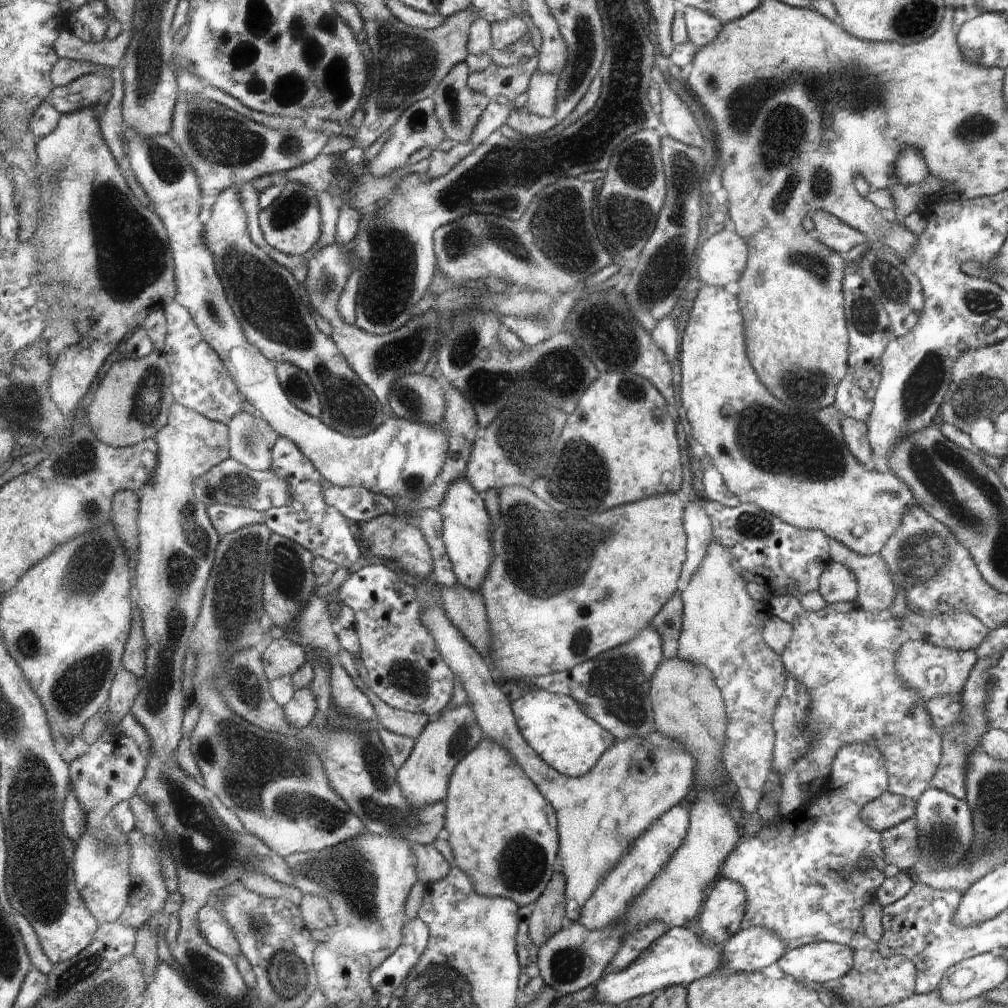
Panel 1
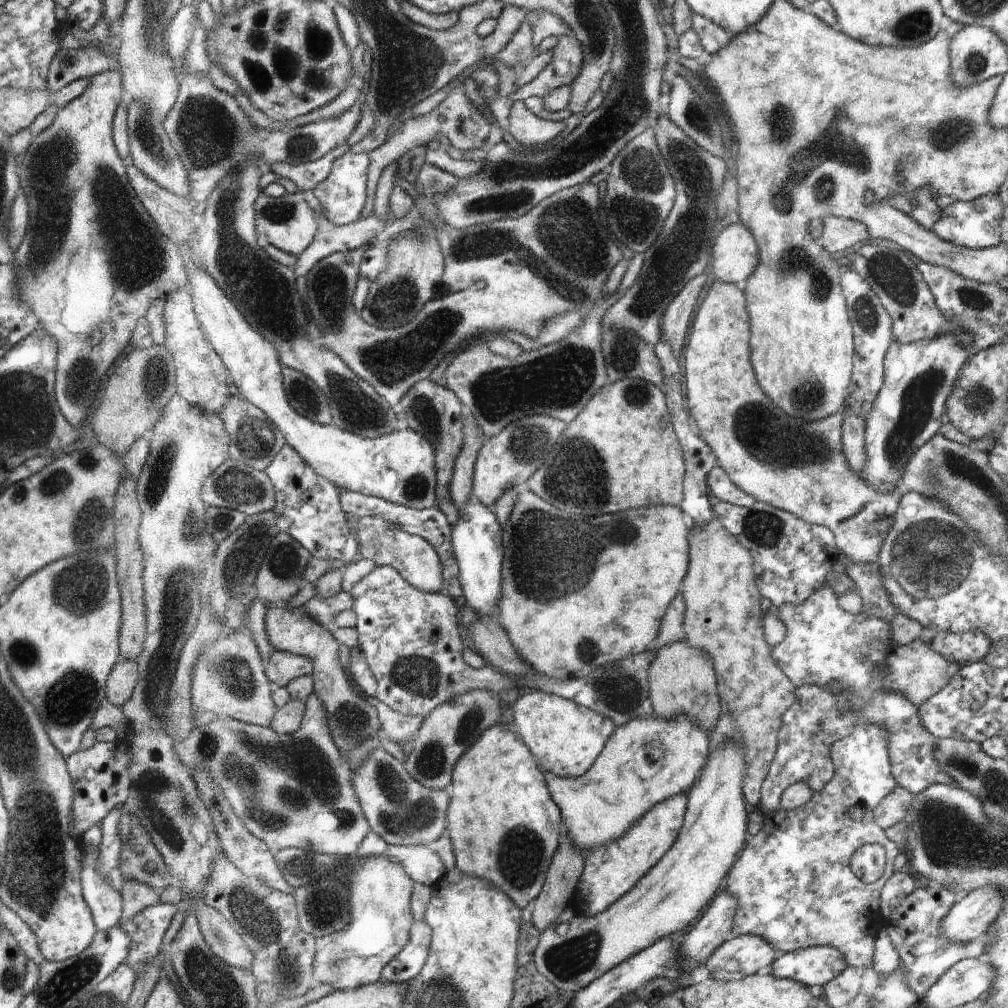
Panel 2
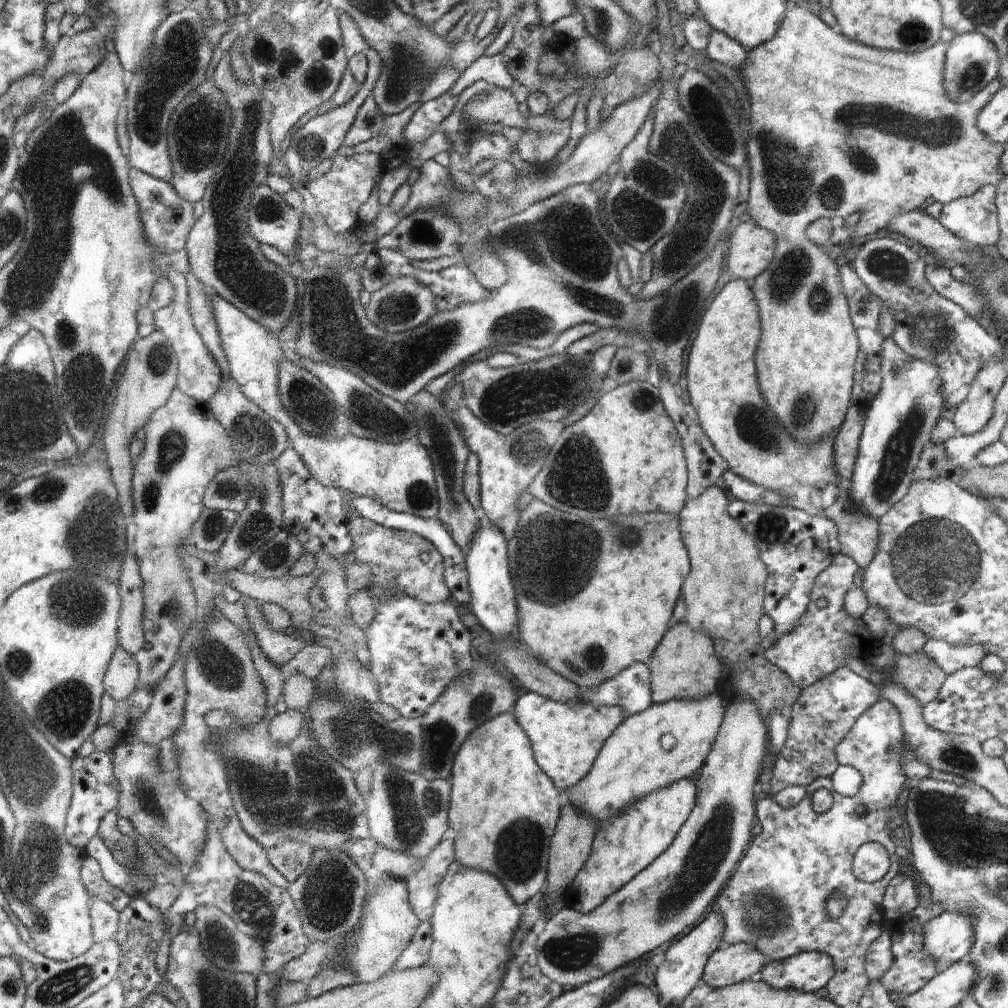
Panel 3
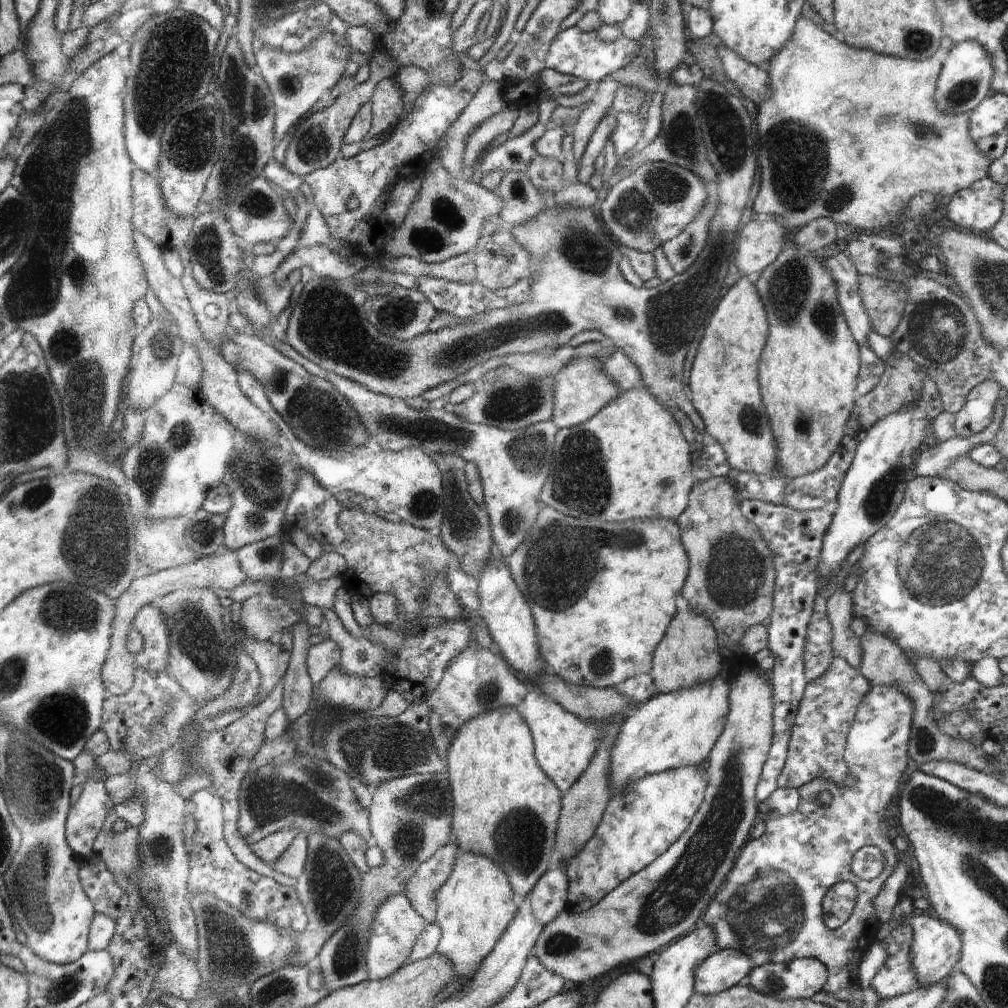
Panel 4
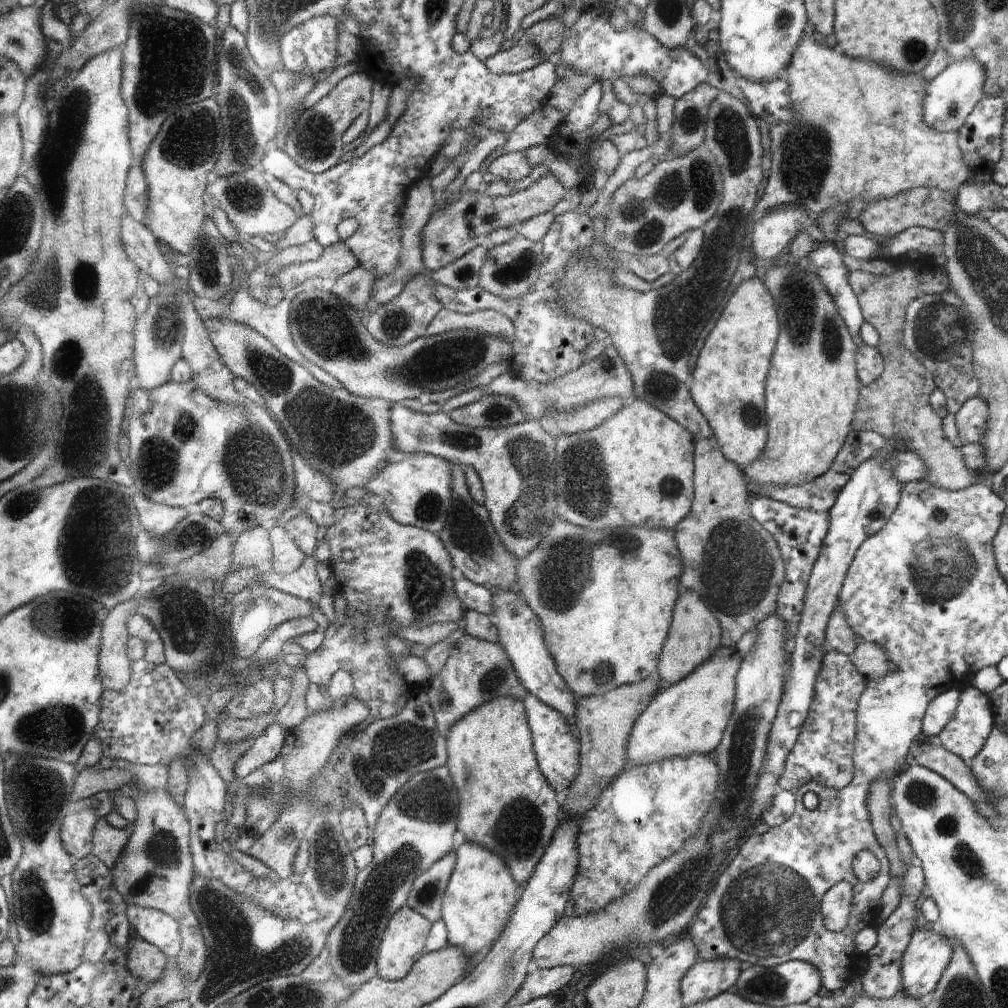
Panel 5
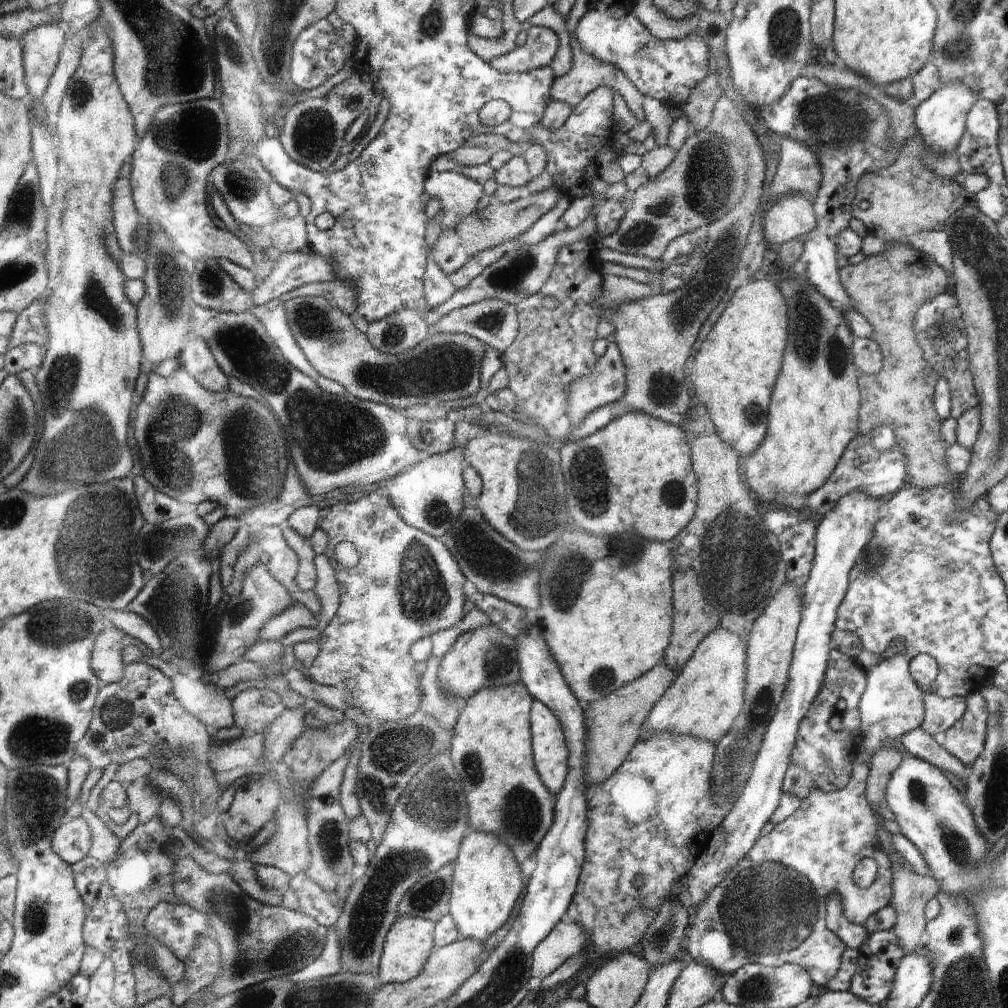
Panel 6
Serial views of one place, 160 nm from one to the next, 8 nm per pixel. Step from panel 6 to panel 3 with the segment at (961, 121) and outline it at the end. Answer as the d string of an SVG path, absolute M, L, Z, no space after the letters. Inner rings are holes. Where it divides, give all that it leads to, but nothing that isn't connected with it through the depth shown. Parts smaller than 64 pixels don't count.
M979 32L954 35L945 54L944 88L954 102L969 101L977 92L999 76L999 56L994 45Z

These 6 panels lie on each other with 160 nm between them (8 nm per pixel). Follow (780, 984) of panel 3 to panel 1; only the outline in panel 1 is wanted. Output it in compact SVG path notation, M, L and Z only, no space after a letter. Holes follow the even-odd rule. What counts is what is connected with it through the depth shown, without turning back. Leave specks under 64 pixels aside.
M820 941L786 949L777 960L786 977L828 985L853 968L854 952L846 945Z

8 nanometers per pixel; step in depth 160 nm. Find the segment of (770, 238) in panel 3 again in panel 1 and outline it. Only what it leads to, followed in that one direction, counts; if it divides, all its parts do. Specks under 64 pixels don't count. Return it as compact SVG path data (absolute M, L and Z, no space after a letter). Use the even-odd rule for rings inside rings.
M724 228L699 248L697 277L704 285L724 287L741 278L748 260L748 242L735 230Z

